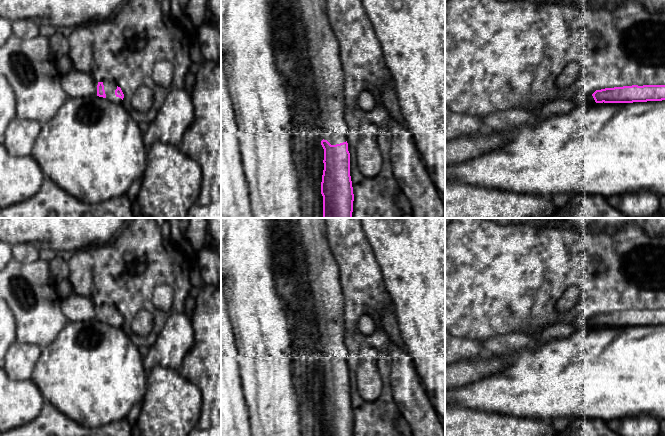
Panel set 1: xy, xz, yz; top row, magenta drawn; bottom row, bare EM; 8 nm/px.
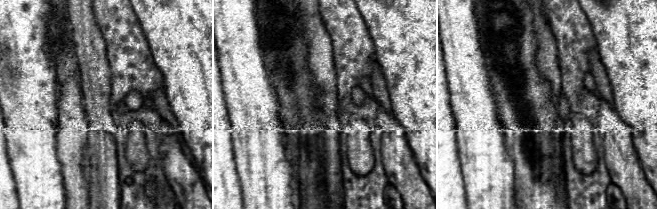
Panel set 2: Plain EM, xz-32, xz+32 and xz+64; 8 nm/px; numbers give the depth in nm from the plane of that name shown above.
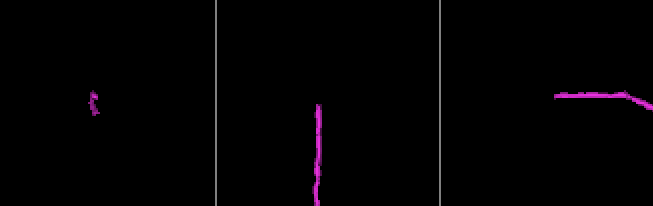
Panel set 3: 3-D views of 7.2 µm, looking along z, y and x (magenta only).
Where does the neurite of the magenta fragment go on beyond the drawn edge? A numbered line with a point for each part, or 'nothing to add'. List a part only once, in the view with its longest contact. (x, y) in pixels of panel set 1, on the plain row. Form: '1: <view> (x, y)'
1: xz (323, 272)

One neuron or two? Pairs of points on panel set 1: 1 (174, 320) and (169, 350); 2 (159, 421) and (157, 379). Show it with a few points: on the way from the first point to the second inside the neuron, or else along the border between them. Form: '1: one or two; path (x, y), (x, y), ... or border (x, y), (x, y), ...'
1: one; path (174, 327), (172, 343)
2: one; path (159, 411), (159, 389)

